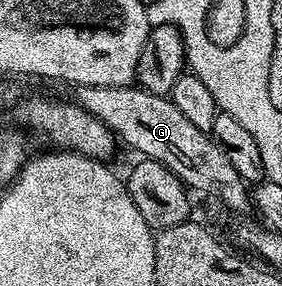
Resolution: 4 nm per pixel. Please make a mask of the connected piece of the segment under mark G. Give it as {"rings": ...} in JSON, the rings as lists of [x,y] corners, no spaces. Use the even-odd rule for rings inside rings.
{"rings":[[[78,86],[74,92],[74,103],[102,121],[122,143],[124,140],[133,151],[139,152],[135,154],[161,162],[173,170],[173,174],[177,174],[179,181],[192,193],[216,196],[225,207],[235,212],[252,211],[253,196],[248,181],[233,170],[229,158],[221,146],[217,146],[211,133],[197,130],[197,126],[193,126],[193,122],[189,122],[189,118],[185,118],[185,114],[181,114],[167,96],[147,92],[142,86]]]}

